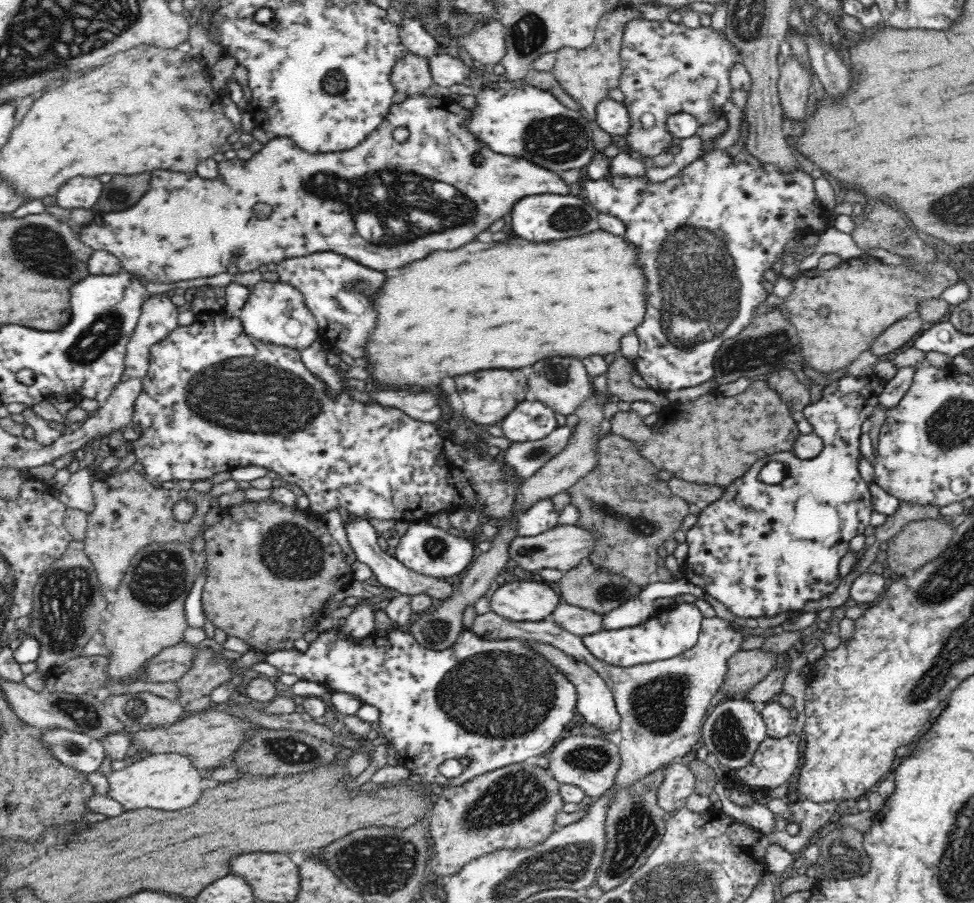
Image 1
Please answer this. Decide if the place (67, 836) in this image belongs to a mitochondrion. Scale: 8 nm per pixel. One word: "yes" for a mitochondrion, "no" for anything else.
yes

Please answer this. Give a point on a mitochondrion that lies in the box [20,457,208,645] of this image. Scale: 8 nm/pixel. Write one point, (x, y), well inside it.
(160, 577)

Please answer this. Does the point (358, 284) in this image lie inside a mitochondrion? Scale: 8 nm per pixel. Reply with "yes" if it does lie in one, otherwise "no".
yes

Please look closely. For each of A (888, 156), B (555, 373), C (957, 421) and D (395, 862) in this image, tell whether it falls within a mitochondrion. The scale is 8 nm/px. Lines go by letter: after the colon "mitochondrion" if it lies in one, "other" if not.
A: other
B: mitochondrion
C: mitochondrion
D: mitochondrion

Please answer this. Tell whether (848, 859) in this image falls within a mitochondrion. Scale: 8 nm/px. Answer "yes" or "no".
yes

